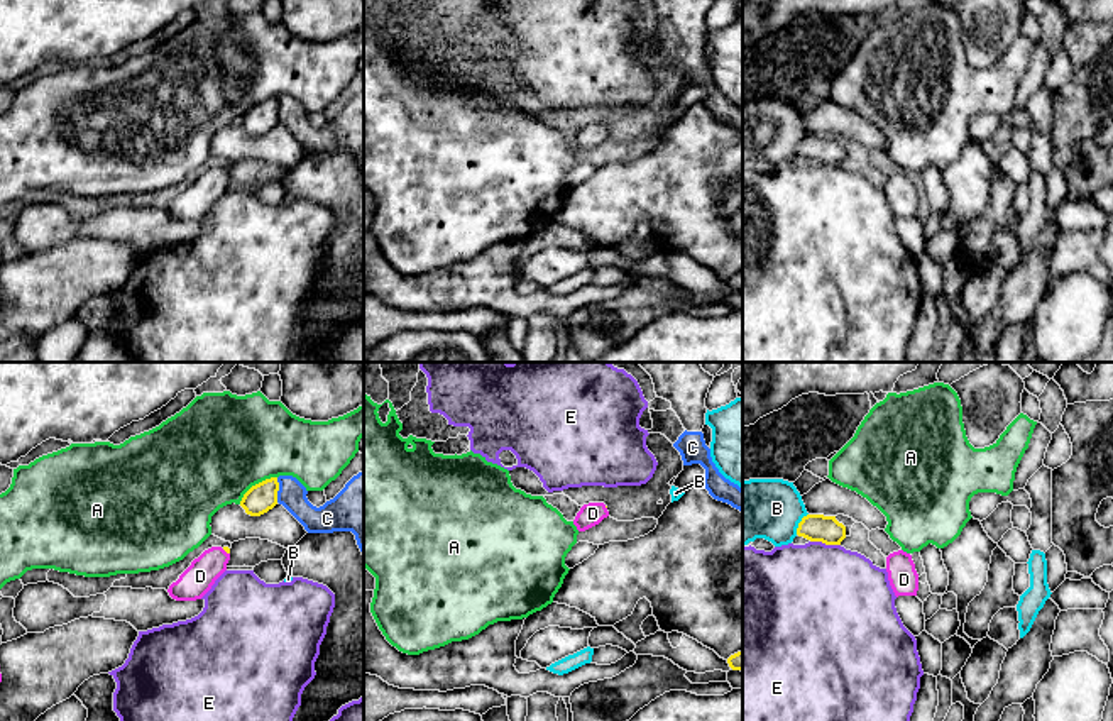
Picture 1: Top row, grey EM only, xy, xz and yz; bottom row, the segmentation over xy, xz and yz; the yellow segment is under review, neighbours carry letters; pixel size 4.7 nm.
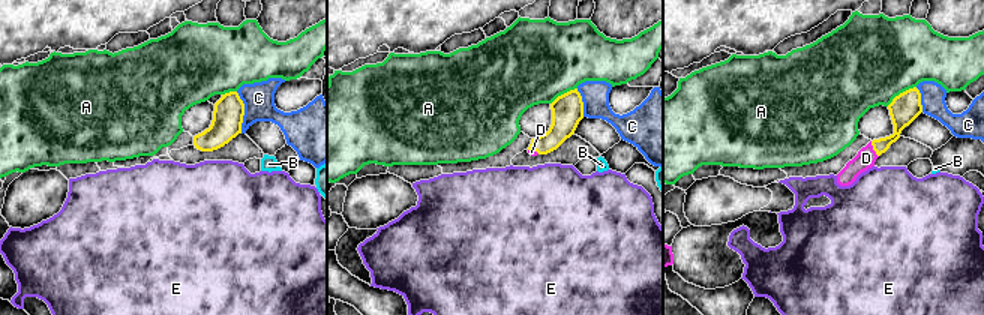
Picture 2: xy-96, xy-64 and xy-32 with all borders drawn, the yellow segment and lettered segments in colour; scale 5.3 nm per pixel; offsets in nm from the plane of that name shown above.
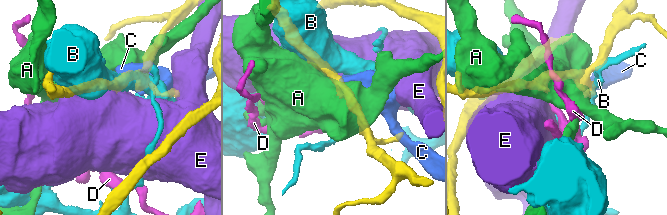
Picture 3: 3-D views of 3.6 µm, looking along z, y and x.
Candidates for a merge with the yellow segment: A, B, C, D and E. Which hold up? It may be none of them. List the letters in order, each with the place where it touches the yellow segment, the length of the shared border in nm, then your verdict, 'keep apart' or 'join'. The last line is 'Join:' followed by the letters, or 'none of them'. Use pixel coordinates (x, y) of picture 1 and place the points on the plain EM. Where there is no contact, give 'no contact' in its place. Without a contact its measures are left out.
A: xy (256, 105) | 220 nm | keep apart
B: yz (799, 144) | 120 nm | keep apart
C: xy (278, 110) | 120 nm | keep apart
D: xy (225, 171) | 50 nm | join
E: yz (826, 165) | 150 nm | keep apart
Join: D

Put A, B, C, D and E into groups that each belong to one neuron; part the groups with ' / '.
A / B / C / D / E

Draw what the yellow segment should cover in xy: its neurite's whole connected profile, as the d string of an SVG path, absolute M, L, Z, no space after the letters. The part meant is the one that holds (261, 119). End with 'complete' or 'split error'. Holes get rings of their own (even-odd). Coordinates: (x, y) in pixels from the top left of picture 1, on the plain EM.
M277 98L252 107L242 118L240 127L250 137L260 137L277 125Z; complete

